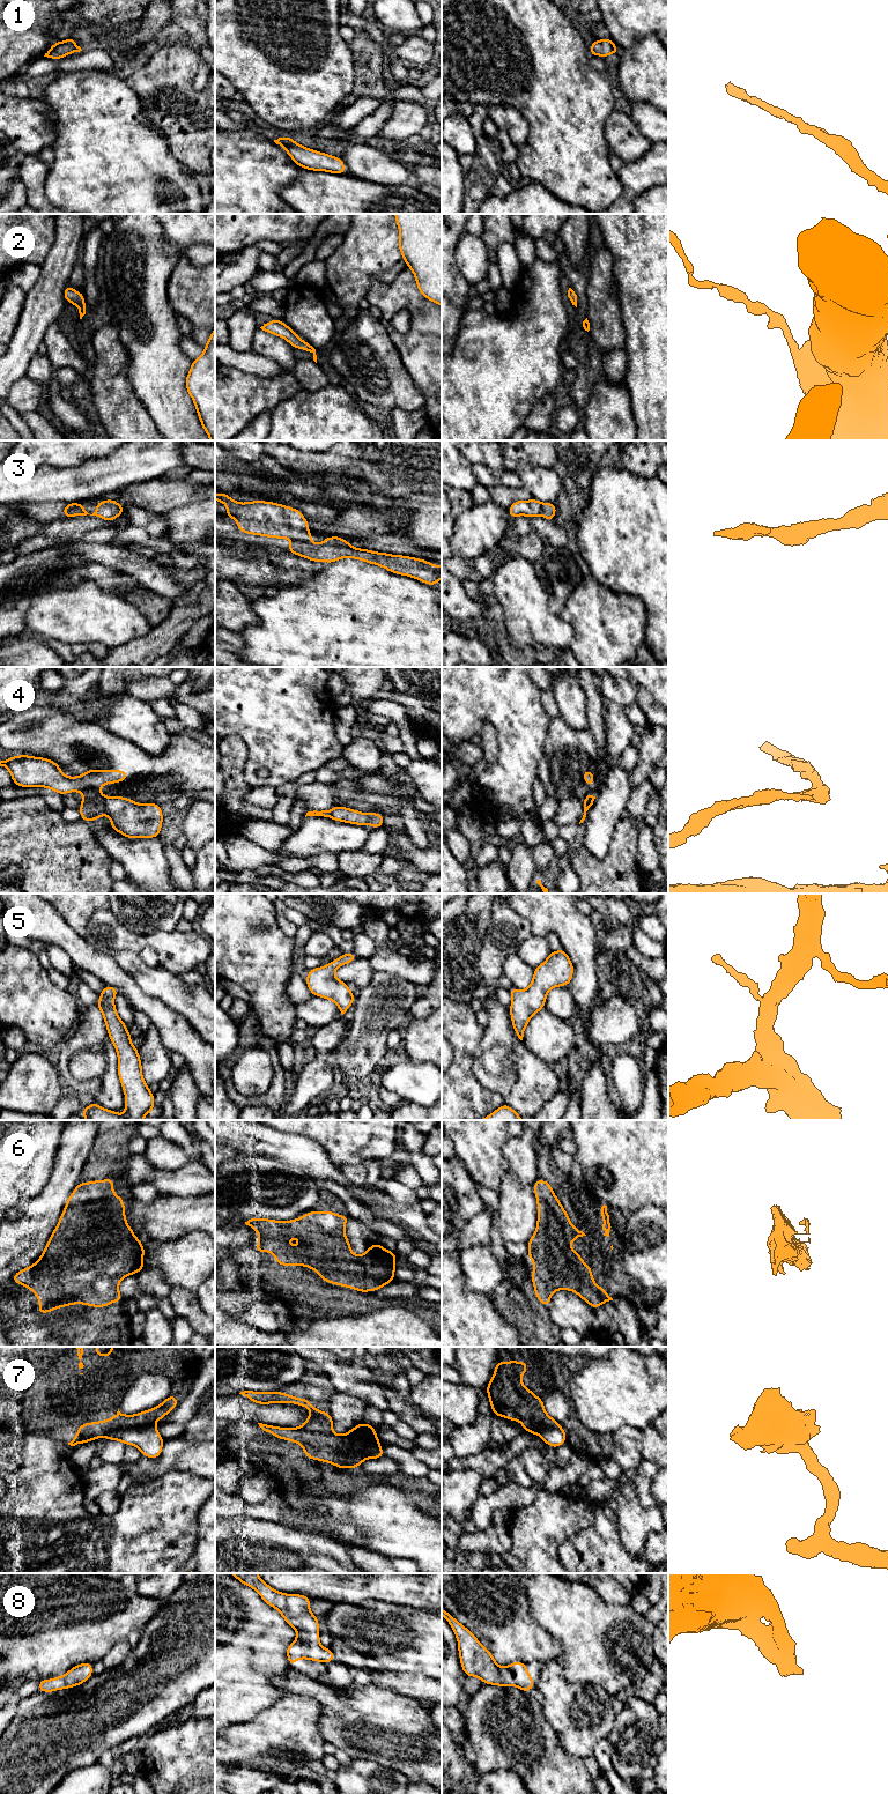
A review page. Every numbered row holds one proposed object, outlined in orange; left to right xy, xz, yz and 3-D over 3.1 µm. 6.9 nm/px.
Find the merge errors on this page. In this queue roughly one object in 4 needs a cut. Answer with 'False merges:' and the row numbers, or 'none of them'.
False merges: 4, 7

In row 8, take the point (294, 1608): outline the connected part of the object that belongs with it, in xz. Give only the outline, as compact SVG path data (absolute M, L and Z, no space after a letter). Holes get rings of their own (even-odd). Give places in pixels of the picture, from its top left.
M230 1573L243 1585L258 1592L260 1597L275 1608L288 1625L297 1631L297 1637L286 1650L289 1666L298 1659L318 1662L334 1662L331 1648L324 1648L319 1643L318 1617L310 1611L311 1599L302 1594L286 1594L273 1589L261 1580L258 1573Z

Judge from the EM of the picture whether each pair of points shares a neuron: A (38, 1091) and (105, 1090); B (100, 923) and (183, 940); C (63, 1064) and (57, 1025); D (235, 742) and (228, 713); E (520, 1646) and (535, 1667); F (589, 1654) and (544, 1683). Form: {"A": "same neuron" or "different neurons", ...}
{"A": "different neurons", "B": "same neuron", "C": "different neurons", "D": "different neurons", "E": "different neurons", "F": "different neurons"}

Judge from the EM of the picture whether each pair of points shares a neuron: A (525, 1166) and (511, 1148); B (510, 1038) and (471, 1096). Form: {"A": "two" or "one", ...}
{"A": "one", "B": "two"}

